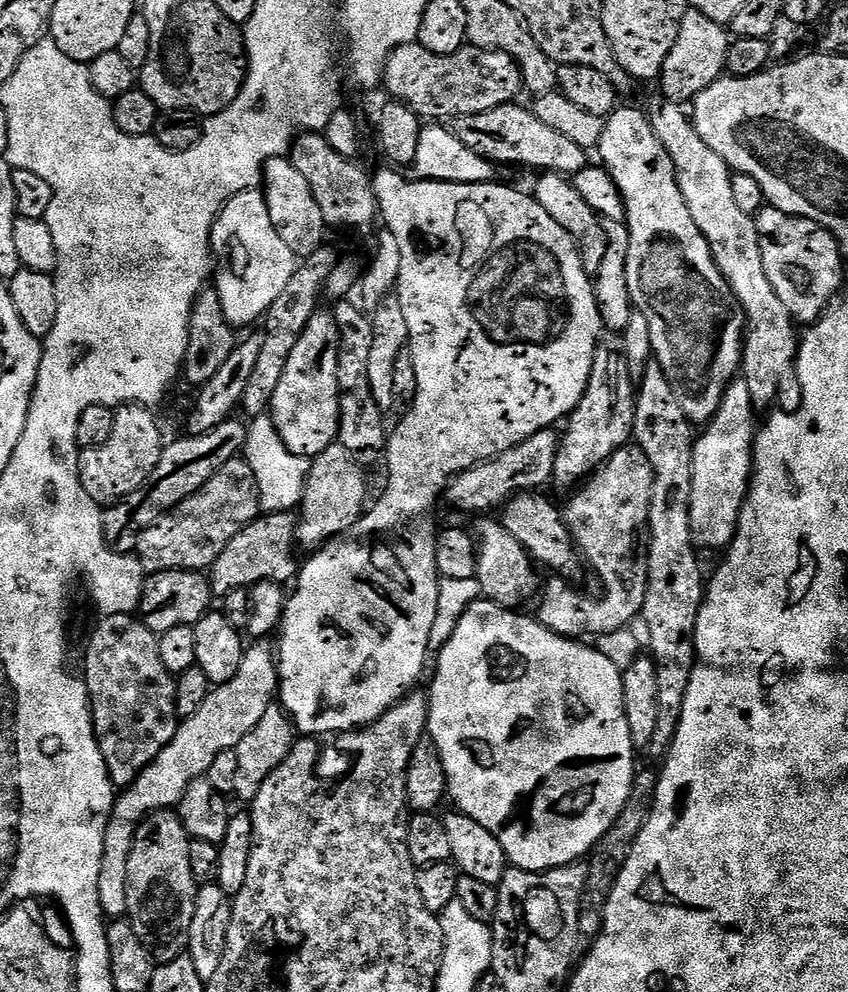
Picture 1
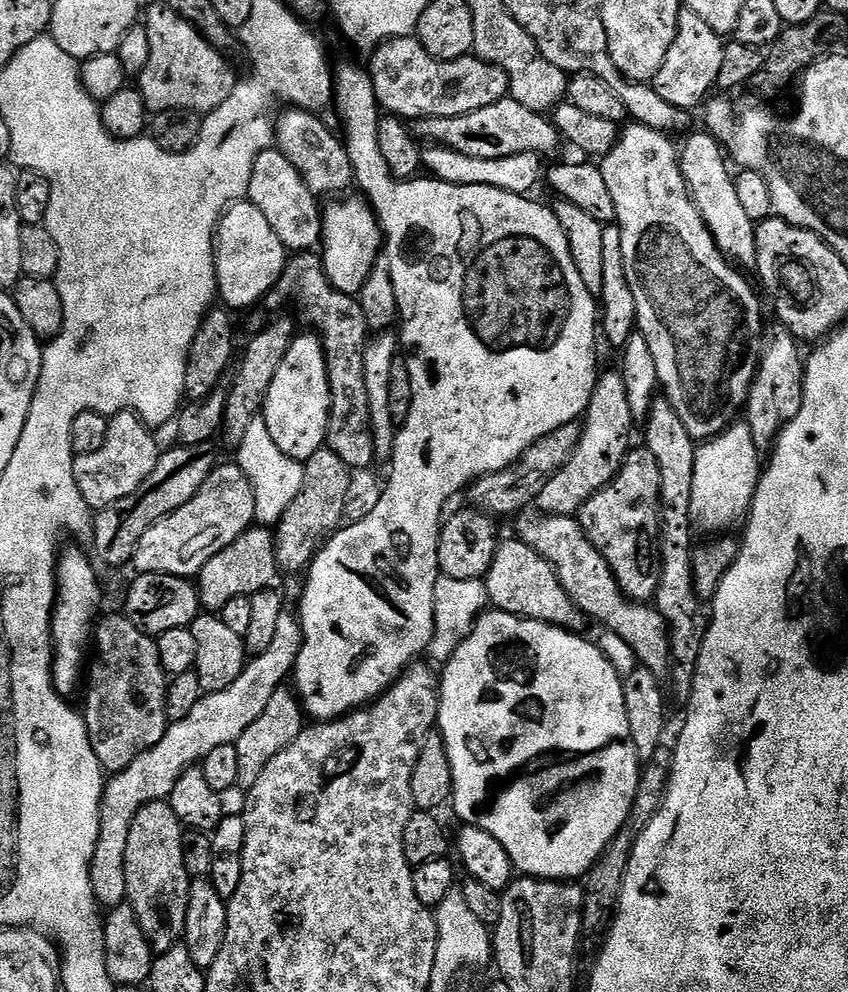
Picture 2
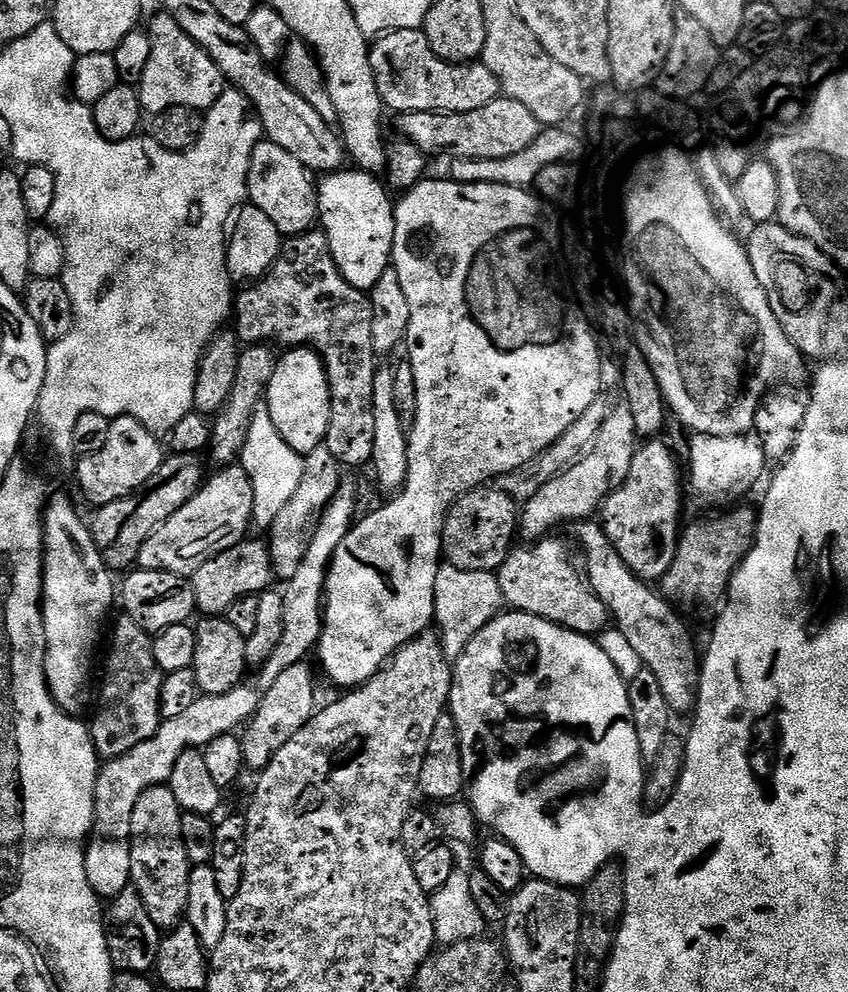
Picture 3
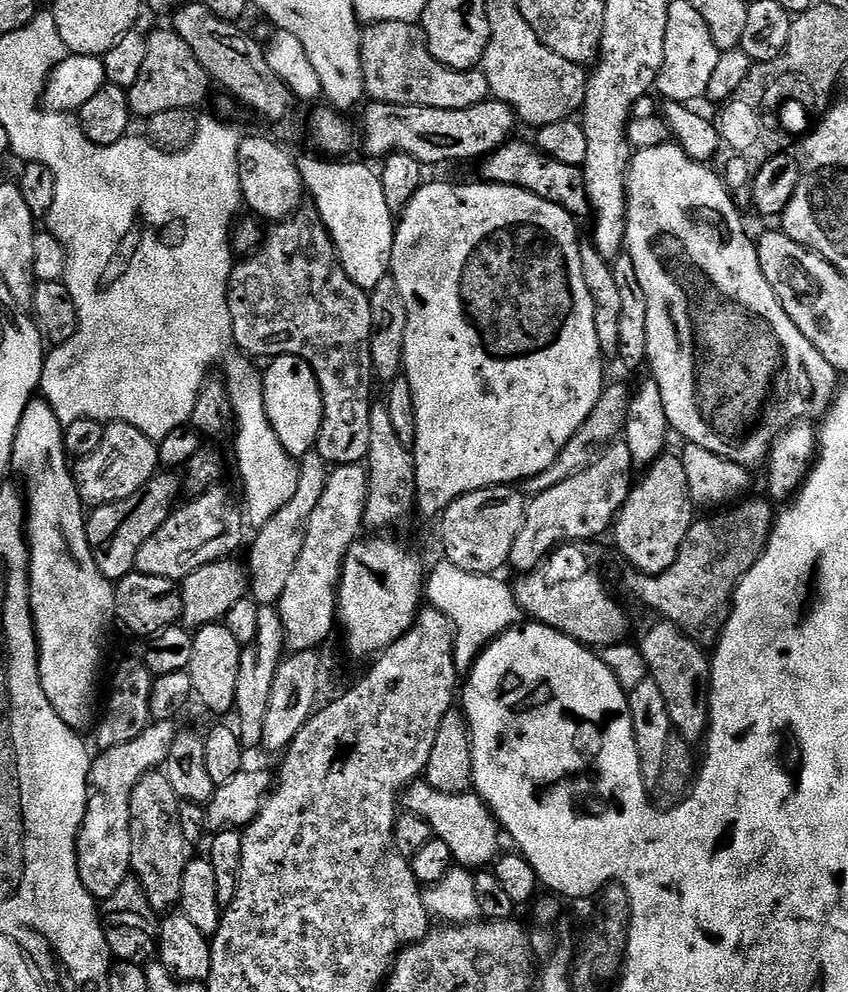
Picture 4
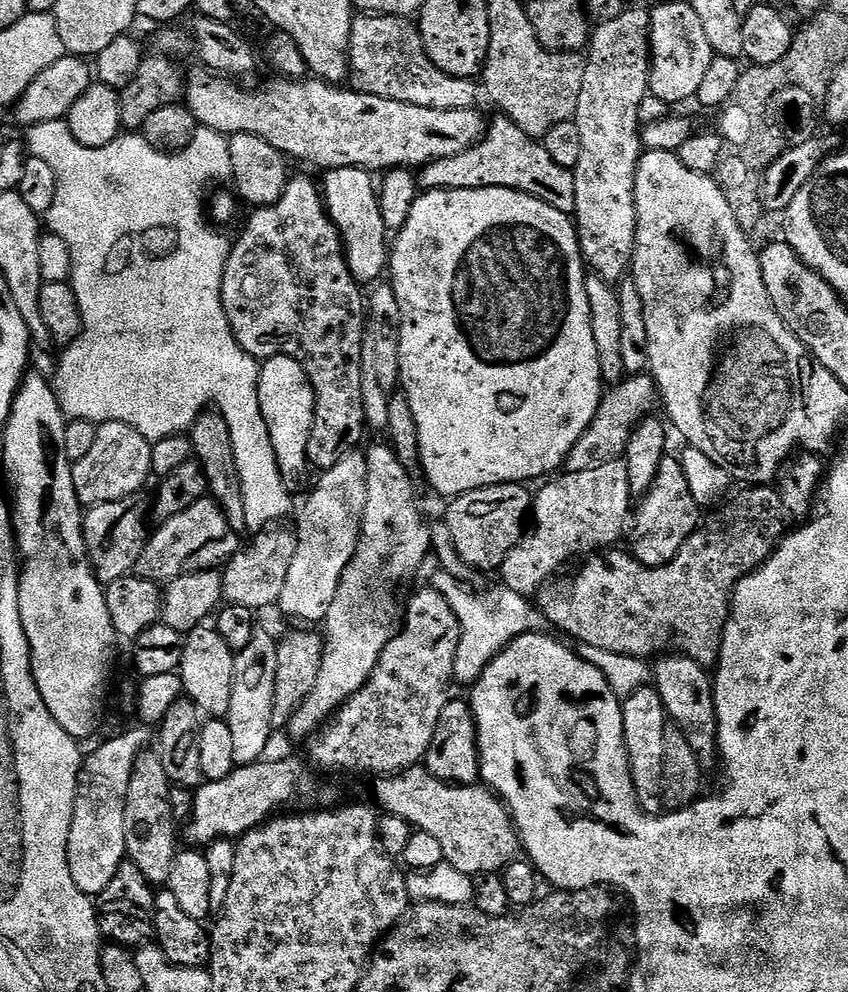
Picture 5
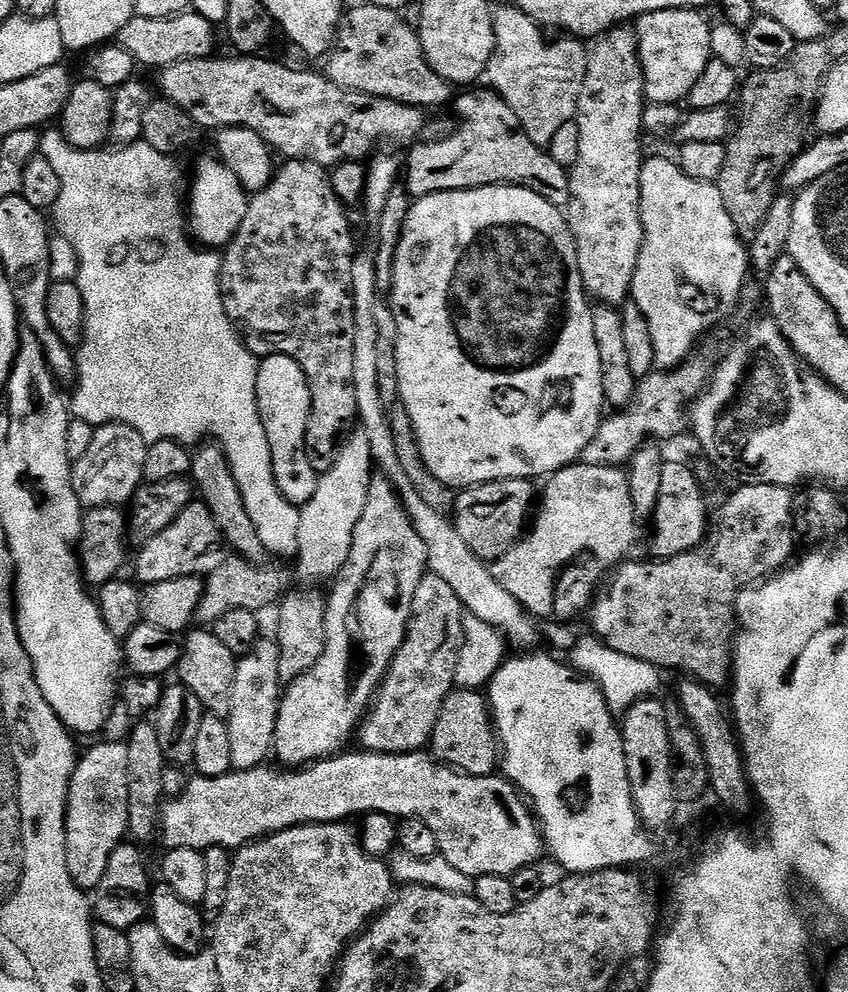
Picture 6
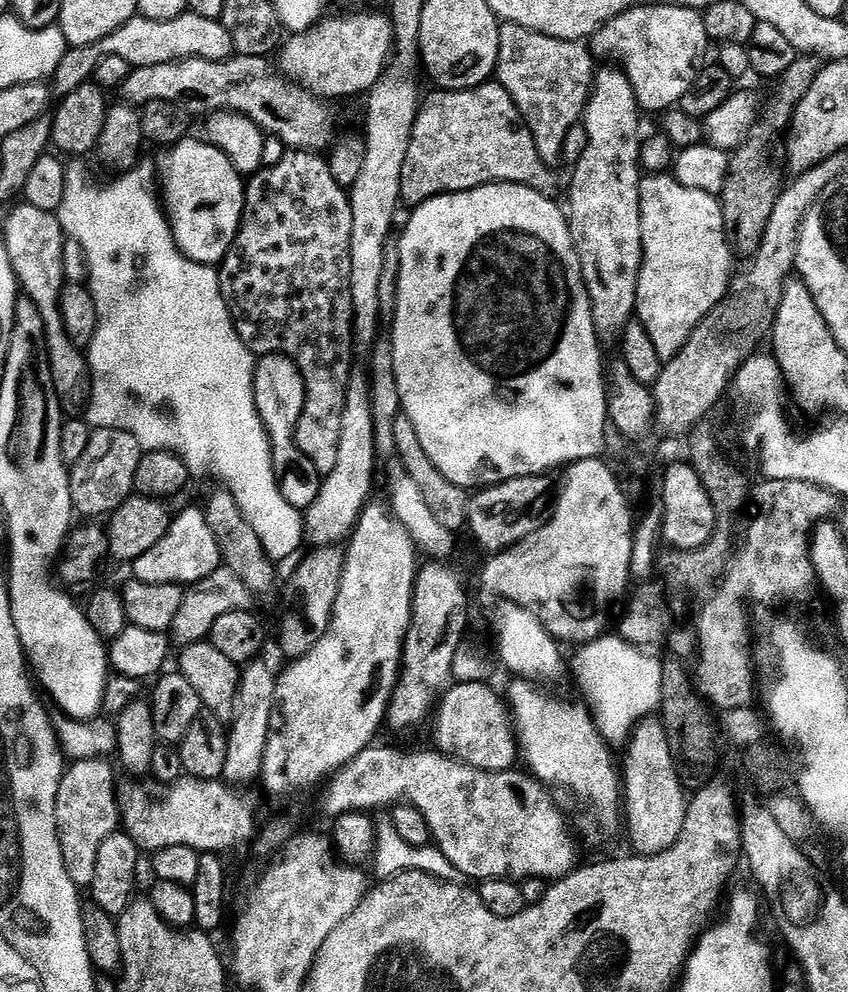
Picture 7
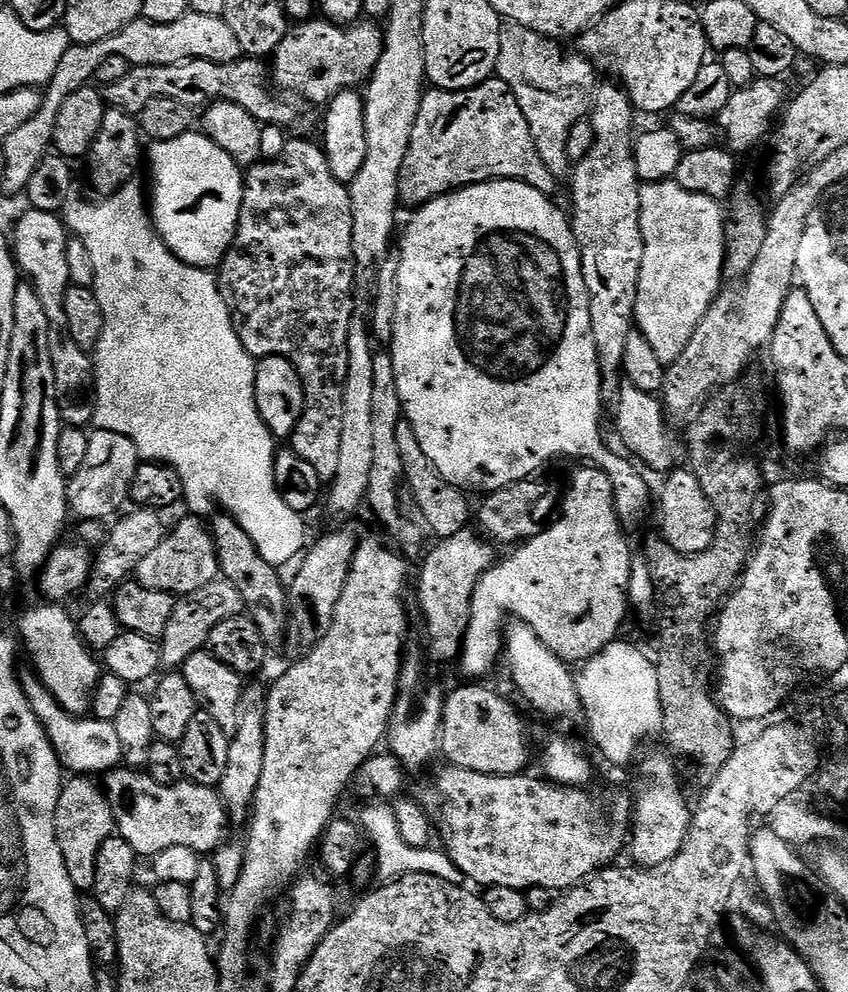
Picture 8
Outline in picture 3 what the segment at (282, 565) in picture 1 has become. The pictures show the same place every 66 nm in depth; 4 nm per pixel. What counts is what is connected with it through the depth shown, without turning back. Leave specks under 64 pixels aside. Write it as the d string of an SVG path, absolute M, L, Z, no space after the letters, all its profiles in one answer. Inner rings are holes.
M245 538L230 550L222 550L222 554L202 562L202 566L198 566L198 570L192 573L190 583L194 590L197 613L208 618L223 617L228 607L238 602L238 598L255 596L271 585L268 583L273 583L274 569L269 545L263 539L252 539Z

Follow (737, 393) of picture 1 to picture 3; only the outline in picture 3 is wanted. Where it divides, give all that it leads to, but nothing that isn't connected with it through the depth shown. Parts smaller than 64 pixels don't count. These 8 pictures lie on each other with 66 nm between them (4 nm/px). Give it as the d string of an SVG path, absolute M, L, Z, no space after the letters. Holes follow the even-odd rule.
M739 438L729 441L696 442L692 448L692 461L688 464L688 472L692 475L692 492L704 504L717 504L720 510L735 505L743 496L752 492L752 487L764 476L766 465L760 445L752 438Z

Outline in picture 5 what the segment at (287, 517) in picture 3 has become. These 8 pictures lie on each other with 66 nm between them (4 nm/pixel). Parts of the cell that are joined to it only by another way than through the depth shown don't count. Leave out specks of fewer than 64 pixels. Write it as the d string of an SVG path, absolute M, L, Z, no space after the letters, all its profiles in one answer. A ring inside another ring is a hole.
M272 526L261 531L252 540L249 548L241 547L223 565L225 605L246 606L253 610L279 605L282 586L286 586L286 573L294 562L296 534L291 527Z

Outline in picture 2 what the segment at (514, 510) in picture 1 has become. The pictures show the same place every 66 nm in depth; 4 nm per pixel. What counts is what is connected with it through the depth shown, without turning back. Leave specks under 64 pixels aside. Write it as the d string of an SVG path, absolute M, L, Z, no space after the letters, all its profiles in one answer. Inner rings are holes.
M525 510L515 517L515 535L526 546L530 546L558 574L562 586L573 604L585 617L597 620L607 631L618 634L618 638L630 642L637 661L650 669L655 676L667 677L670 672L672 647L668 641L668 624L655 607L644 602L629 600L625 596L612 568L602 554L590 542L586 530L576 516L552 516L549 512Z

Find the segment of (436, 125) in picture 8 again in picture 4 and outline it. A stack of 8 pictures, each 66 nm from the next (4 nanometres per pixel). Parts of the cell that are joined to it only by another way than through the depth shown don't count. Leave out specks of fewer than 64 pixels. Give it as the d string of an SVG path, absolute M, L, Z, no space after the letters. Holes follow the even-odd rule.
M513 138L503 144L496 152L483 157L479 165L480 172L485 181L490 184L513 184L516 188L526 190L546 202L554 202L554 206L562 206L572 216L583 218L589 215L588 195L584 173L574 165L557 164L530 143L523 144L519 138Z

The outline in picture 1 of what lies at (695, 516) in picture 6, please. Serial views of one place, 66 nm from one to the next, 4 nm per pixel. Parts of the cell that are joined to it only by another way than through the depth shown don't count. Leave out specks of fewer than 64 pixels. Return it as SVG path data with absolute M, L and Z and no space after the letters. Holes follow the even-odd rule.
M629 442L618 449L609 460L604 461L591 476L587 477L571 493L568 505L563 505L562 519L572 532L572 539L583 559L596 571L600 579L600 596L587 596L576 586L563 578L552 578L542 588L540 614L538 620L554 634L571 638L595 638L610 634L614 630L629 627L632 619L644 610L648 589L648 515L650 514L650 494L654 490L654 470L650 458L642 454L635 442Z

